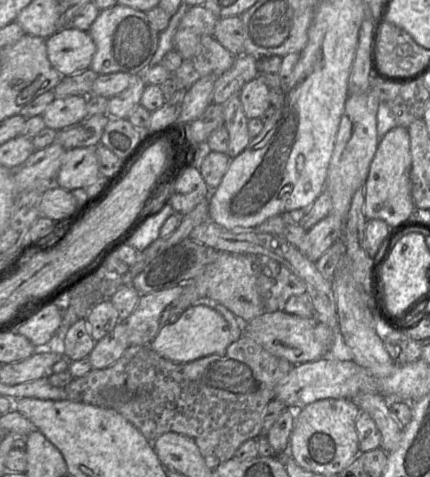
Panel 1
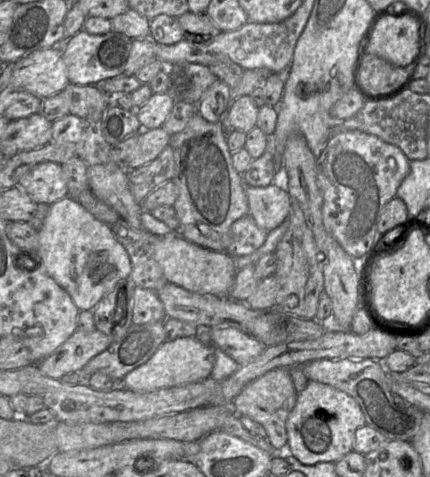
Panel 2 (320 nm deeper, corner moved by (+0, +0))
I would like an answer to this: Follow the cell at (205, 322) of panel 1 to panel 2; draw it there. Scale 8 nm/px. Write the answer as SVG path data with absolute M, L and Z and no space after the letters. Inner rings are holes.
M195 336L165 341L148 361L127 373L118 383L124 389L146 393L204 380L215 364L212 347L202 344Z

